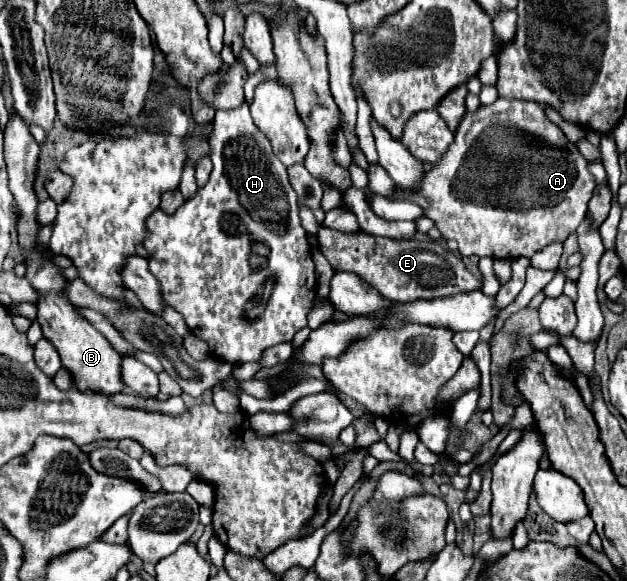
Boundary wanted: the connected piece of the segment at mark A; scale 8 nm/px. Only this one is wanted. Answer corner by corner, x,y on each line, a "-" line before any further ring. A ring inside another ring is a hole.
499,98
491,106
479,106
477,112
467,112
455,130
451,148
423,172
417,188
403,190
395,186
395,198
421,206
423,214
435,222
435,228
445,240
459,242
461,256
475,254
509,260
519,256
531,258
547,244
565,242
567,236
575,232
597,184
589,174
581,152
559,148
559,138
565,138
563,130
545,116
537,102

